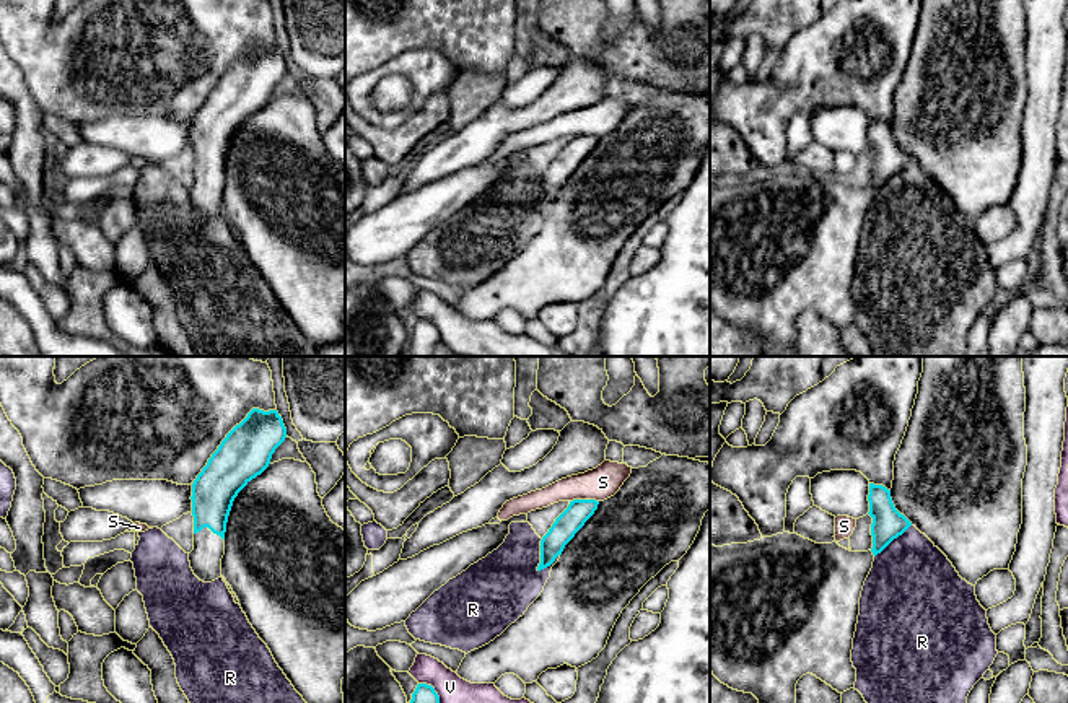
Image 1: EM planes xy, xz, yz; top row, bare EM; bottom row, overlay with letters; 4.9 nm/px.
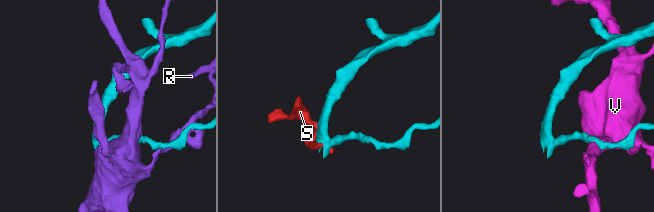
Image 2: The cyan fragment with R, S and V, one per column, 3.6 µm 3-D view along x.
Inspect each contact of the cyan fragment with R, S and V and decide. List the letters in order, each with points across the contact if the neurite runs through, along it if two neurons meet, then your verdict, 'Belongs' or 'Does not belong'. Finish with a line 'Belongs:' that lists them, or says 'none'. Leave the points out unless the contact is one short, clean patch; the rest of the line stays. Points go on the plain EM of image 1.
R: Does not belong
S: Boundary: xz (598, 135), (570, 137). Does not belong
V: Does not belong
Belongs: none

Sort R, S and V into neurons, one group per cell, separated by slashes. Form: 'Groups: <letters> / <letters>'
Groups: R / S / V

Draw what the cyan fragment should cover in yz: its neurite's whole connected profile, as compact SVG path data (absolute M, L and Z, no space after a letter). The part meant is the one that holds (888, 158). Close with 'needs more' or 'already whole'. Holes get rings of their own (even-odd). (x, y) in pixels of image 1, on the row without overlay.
M869 119L868 137L868 150L873 153L873 184L868 187L850 187L837 177L816 179L790 168L747 179L710 181L710 306L729 324L752 329L759 335L764 356L793 356L796 319L806 309L816 311L838 329L855 322L851 285L864 216L874 192L912 161L895 145L886 122Z; needs more

